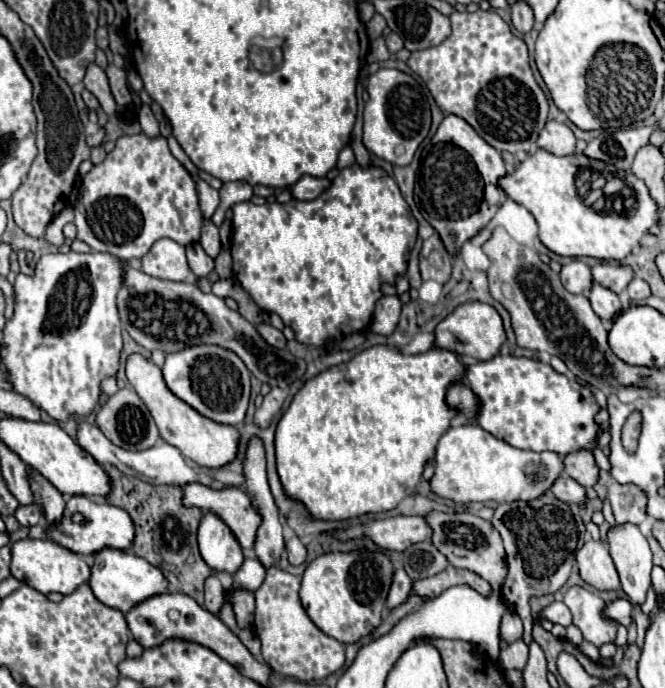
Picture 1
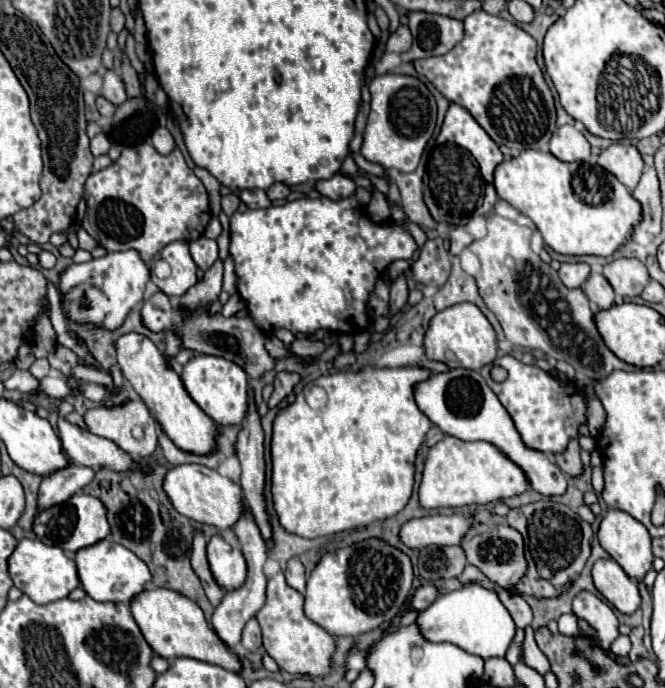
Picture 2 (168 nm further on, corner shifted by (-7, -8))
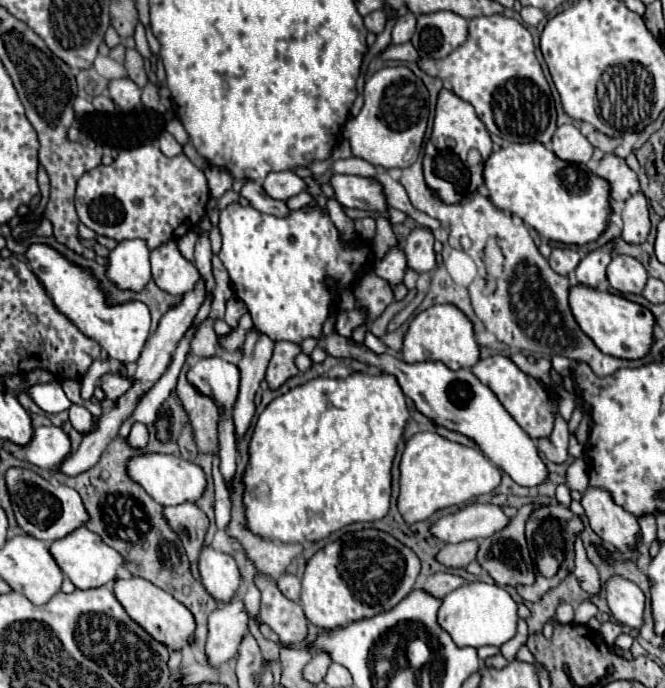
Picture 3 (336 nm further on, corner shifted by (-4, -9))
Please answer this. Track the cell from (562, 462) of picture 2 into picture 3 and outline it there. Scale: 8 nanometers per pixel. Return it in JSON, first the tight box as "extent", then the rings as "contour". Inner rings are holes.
{"extent":[536,415,570,463],"contour":[[[556,415],[556,427],[554,427],[552,435],[548,439],[538,439],[536,445],[548,461],[566,463],[566,459],[568,459],[568,439],[570,439],[568,423],[560,415]]]}

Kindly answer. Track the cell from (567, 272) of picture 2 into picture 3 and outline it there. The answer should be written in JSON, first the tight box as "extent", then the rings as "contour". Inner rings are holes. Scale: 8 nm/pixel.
{"extent":[548,249,582,277],"contour":[[[554,249],[548,261],[550,261],[550,267],[552,267],[558,275],[568,277],[568,273],[572,273],[572,271],[578,267],[580,259],[582,259],[582,257],[580,257],[576,251],[572,251],[572,249]]]}

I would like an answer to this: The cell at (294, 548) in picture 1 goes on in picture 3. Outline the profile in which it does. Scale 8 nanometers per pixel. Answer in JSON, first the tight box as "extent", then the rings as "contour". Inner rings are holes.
{"extent":[278,573,300,601],"contour":[[[284,573],[280,579],[278,579],[278,587],[280,591],[292,599],[292,601],[298,601],[300,599],[300,579],[296,575],[288,575]]]}

